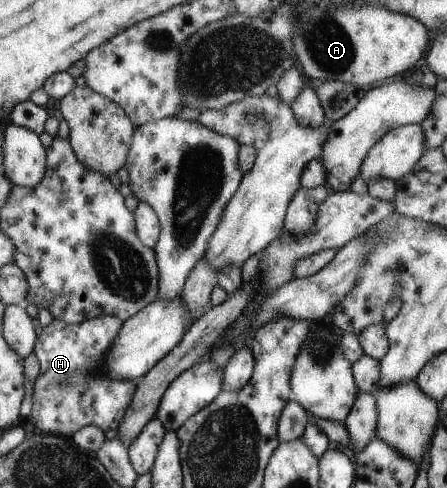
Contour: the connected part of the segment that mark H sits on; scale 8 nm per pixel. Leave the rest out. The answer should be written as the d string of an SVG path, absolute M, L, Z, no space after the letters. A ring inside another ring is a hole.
M98 315L77 325L67 325L67 323L53 318L49 325L41 328L39 335L36 336L33 351L37 357L37 363L39 363L39 375L33 382L32 405L26 418L33 427L37 427L43 433L55 434L67 439L77 429L87 425L98 427L104 432L108 429L116 429L123 419L125 409L129 407L136 381L107 379L107 375L101 371L101 363L121 325L121 319L117 319L113 315Z

